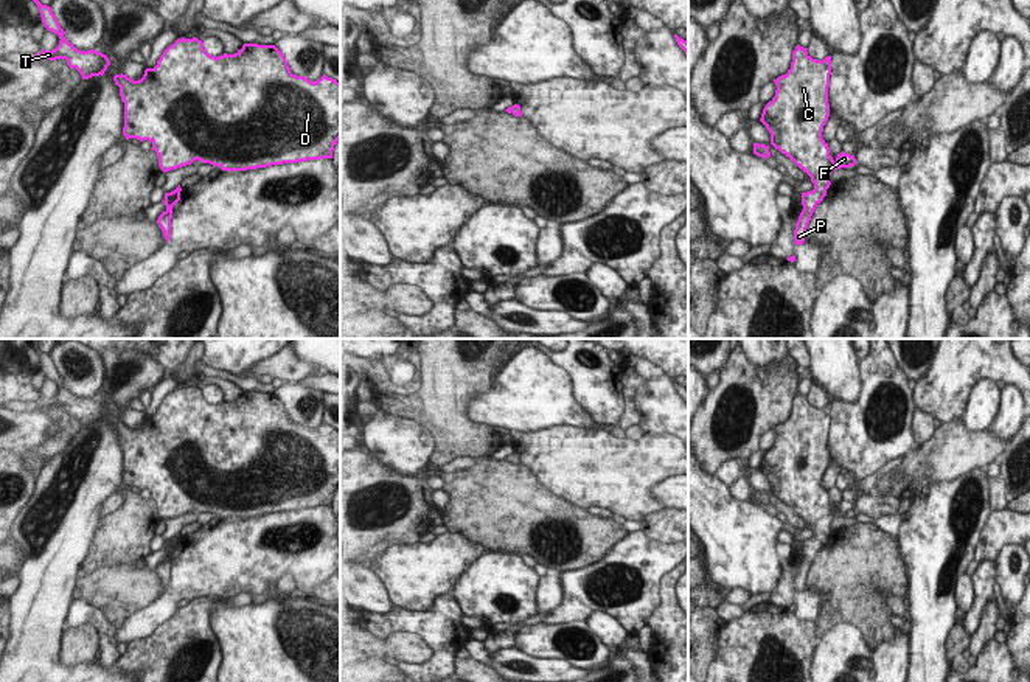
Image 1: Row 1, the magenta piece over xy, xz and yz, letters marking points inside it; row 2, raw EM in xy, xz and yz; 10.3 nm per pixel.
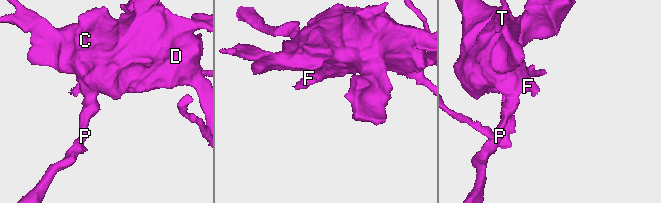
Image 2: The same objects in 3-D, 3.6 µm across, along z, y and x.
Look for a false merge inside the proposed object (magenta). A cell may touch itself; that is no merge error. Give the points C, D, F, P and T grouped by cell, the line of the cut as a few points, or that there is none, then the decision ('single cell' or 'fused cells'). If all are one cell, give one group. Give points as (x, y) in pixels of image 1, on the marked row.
groups C D F P T; cut none; single cell

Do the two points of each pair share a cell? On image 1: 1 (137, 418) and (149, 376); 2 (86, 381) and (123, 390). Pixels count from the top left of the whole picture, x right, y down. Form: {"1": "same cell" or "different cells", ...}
{"1": "different cells", "2": "different cells"}

